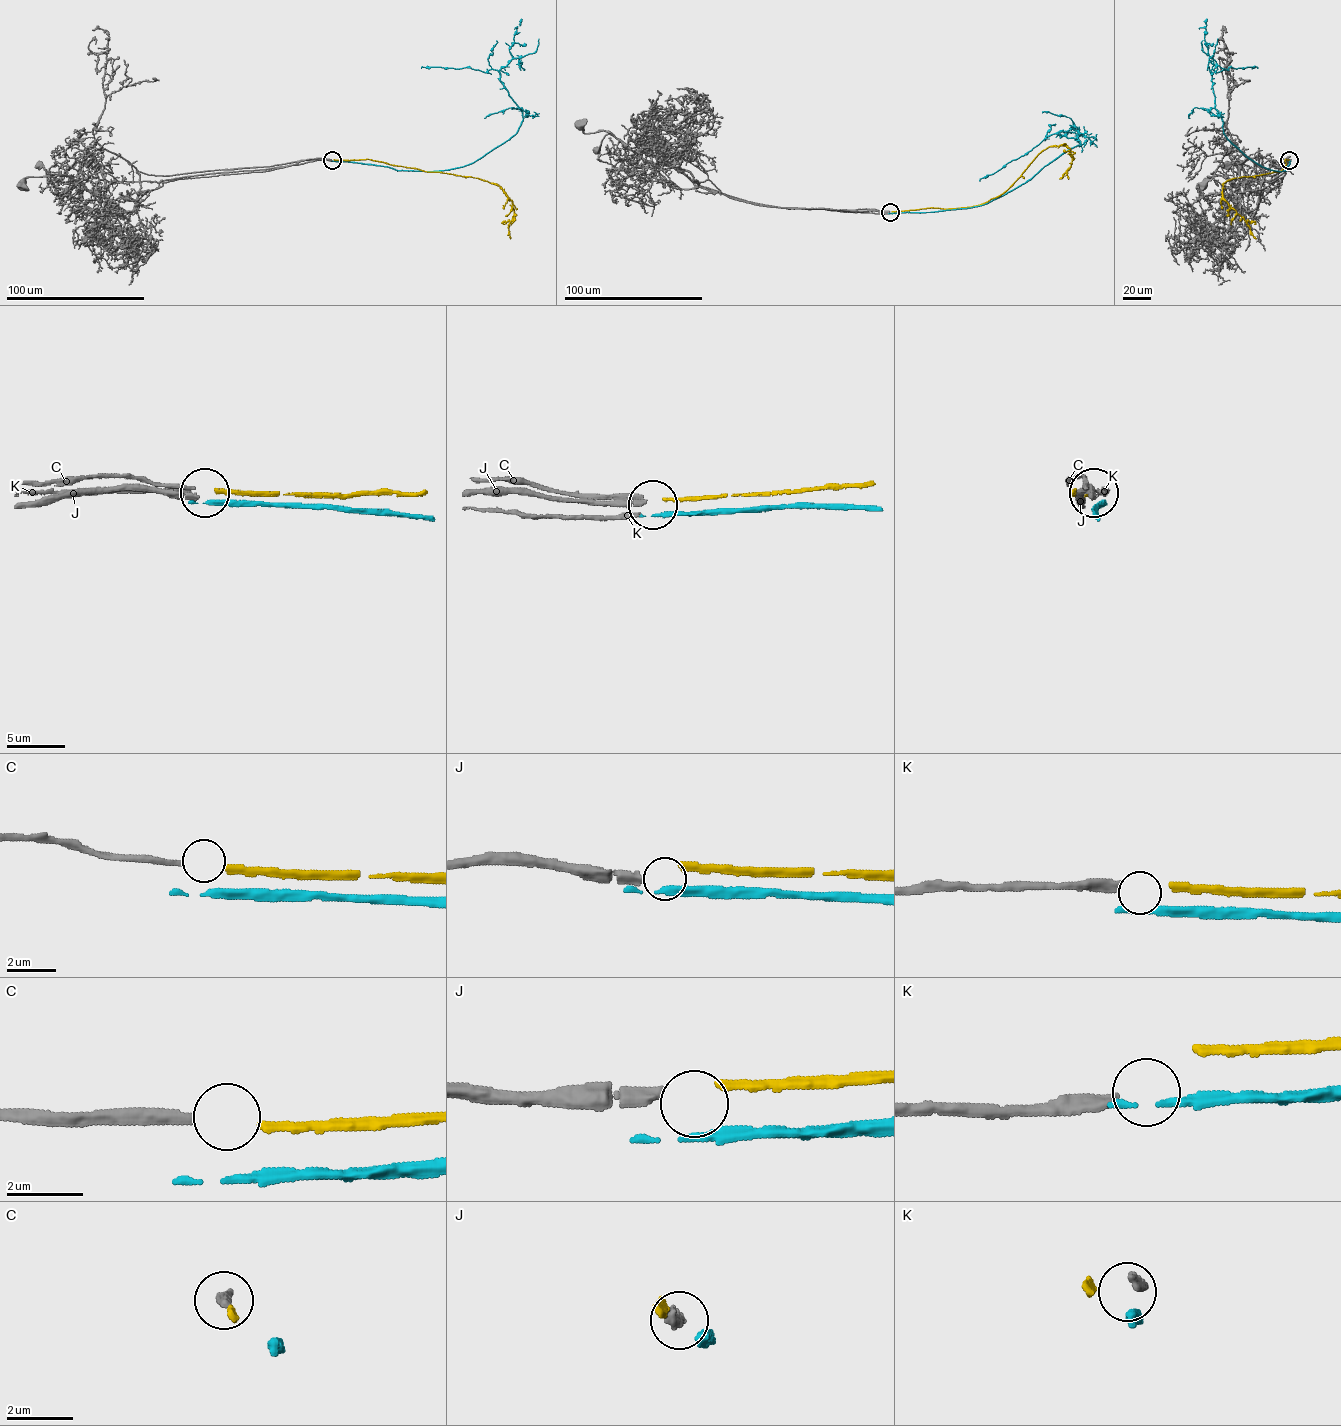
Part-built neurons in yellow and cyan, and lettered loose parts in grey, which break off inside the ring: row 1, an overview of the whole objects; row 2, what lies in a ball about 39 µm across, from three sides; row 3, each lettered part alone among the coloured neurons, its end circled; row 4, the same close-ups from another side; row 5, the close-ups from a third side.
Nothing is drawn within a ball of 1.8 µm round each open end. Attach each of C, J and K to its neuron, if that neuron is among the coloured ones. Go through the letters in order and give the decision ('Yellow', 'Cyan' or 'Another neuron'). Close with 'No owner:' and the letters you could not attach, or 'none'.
C: Another neuron
J: Another neuron
K: Another neuron
No owner: C, J, K

